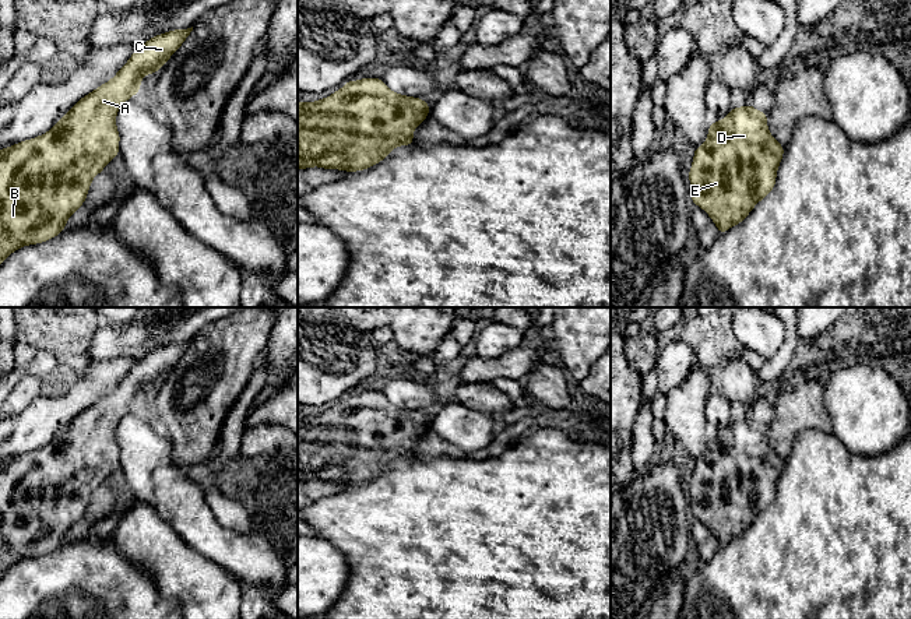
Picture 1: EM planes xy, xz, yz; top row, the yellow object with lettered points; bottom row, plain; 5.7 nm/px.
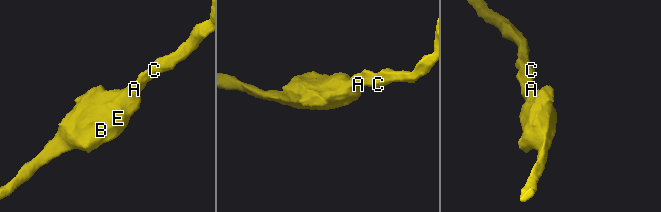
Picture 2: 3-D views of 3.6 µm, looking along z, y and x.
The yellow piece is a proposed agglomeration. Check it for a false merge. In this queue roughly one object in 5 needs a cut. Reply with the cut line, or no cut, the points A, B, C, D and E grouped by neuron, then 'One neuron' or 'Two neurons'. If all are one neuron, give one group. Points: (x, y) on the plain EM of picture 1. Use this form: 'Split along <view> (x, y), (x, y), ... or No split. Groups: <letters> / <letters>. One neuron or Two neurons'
No split. Groups: A B C D E. One neuron

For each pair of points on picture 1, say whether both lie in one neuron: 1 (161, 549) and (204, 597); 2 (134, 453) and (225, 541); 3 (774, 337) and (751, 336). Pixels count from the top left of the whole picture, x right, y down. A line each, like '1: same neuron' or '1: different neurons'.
1: same neuron
2: same neuron
3: same neuron

